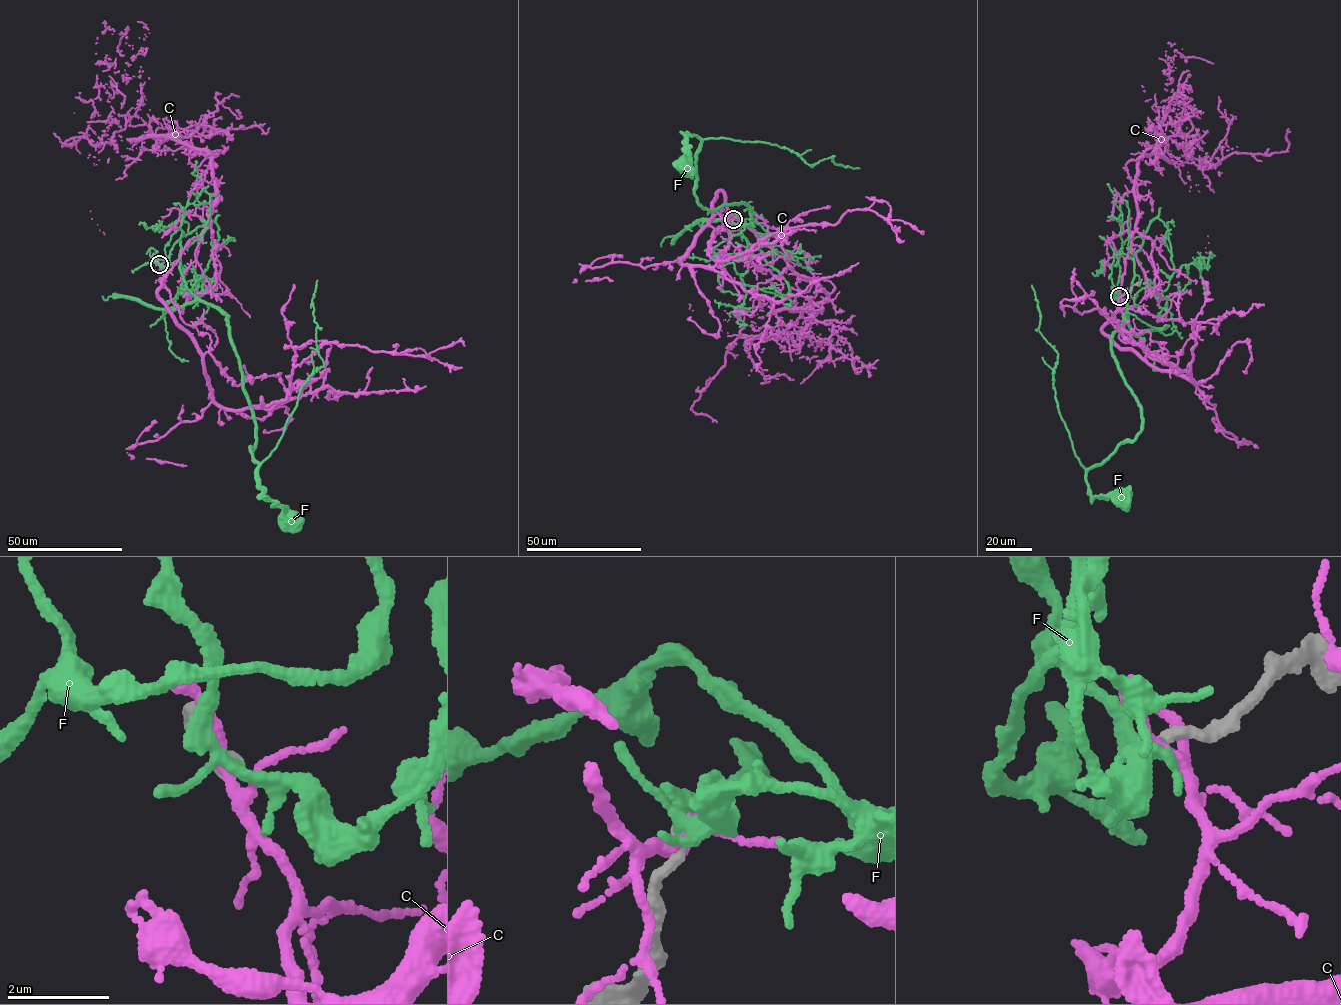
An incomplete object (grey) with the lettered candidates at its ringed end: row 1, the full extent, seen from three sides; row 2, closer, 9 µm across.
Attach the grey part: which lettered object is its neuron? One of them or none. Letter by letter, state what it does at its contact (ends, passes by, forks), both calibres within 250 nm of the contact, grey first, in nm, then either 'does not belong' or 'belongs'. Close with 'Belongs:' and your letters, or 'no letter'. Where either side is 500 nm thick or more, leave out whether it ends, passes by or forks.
C: it forks | 280/160 nm | does not belong
F: it forks | 240/240 nm | belongs
Belongs: F

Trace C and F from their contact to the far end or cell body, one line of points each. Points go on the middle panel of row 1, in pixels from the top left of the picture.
C: (732, 220), (828, 293), (794, 341), (746, 351), (740, 329), (795, 300), (793, 337), (829, 355), (800, 383)
F: (733, 219), (768, 241), (741, 234), (743, 203), (697, 203), (688, 132), (686, 169)

